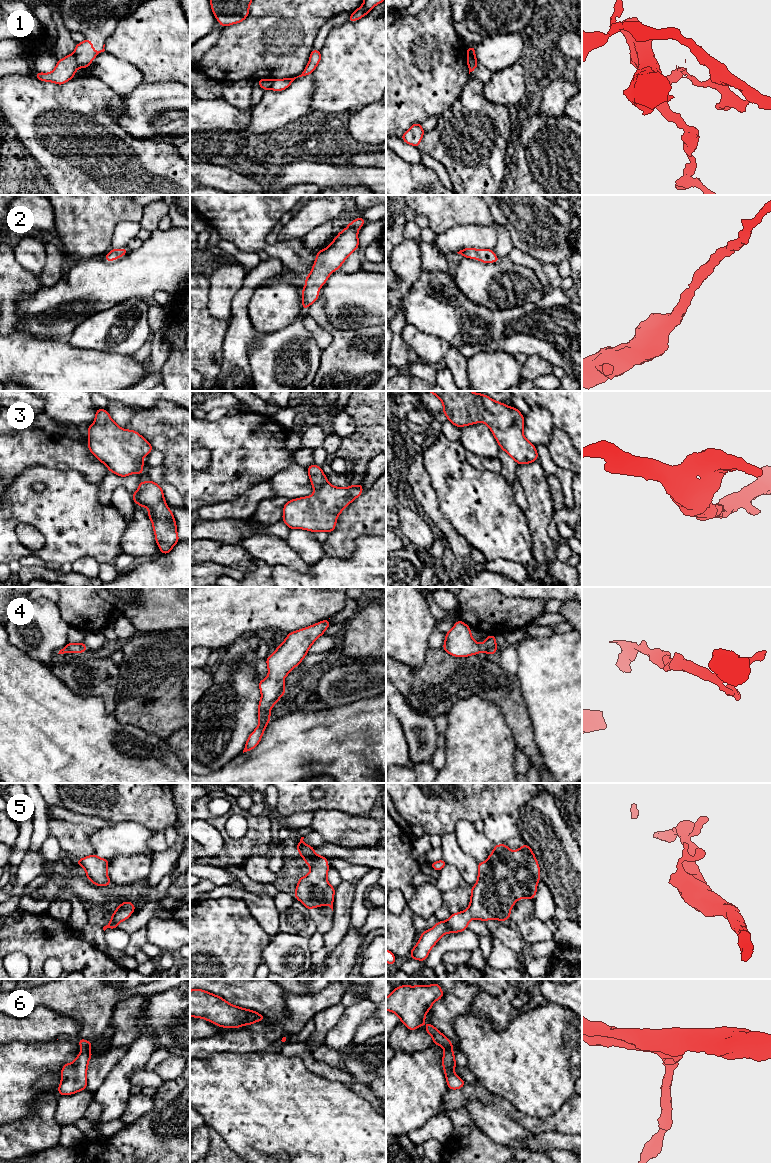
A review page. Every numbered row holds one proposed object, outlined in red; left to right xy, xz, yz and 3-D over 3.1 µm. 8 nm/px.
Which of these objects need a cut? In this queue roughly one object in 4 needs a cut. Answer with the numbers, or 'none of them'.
1

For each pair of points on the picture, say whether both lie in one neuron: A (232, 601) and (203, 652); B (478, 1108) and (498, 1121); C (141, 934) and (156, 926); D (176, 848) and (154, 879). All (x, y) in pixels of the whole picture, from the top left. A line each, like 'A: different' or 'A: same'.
A: different
B: same
C: different
D: same

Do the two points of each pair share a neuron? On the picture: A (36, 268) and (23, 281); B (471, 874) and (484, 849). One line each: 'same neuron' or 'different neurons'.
A: different neurons
B: different neurons

